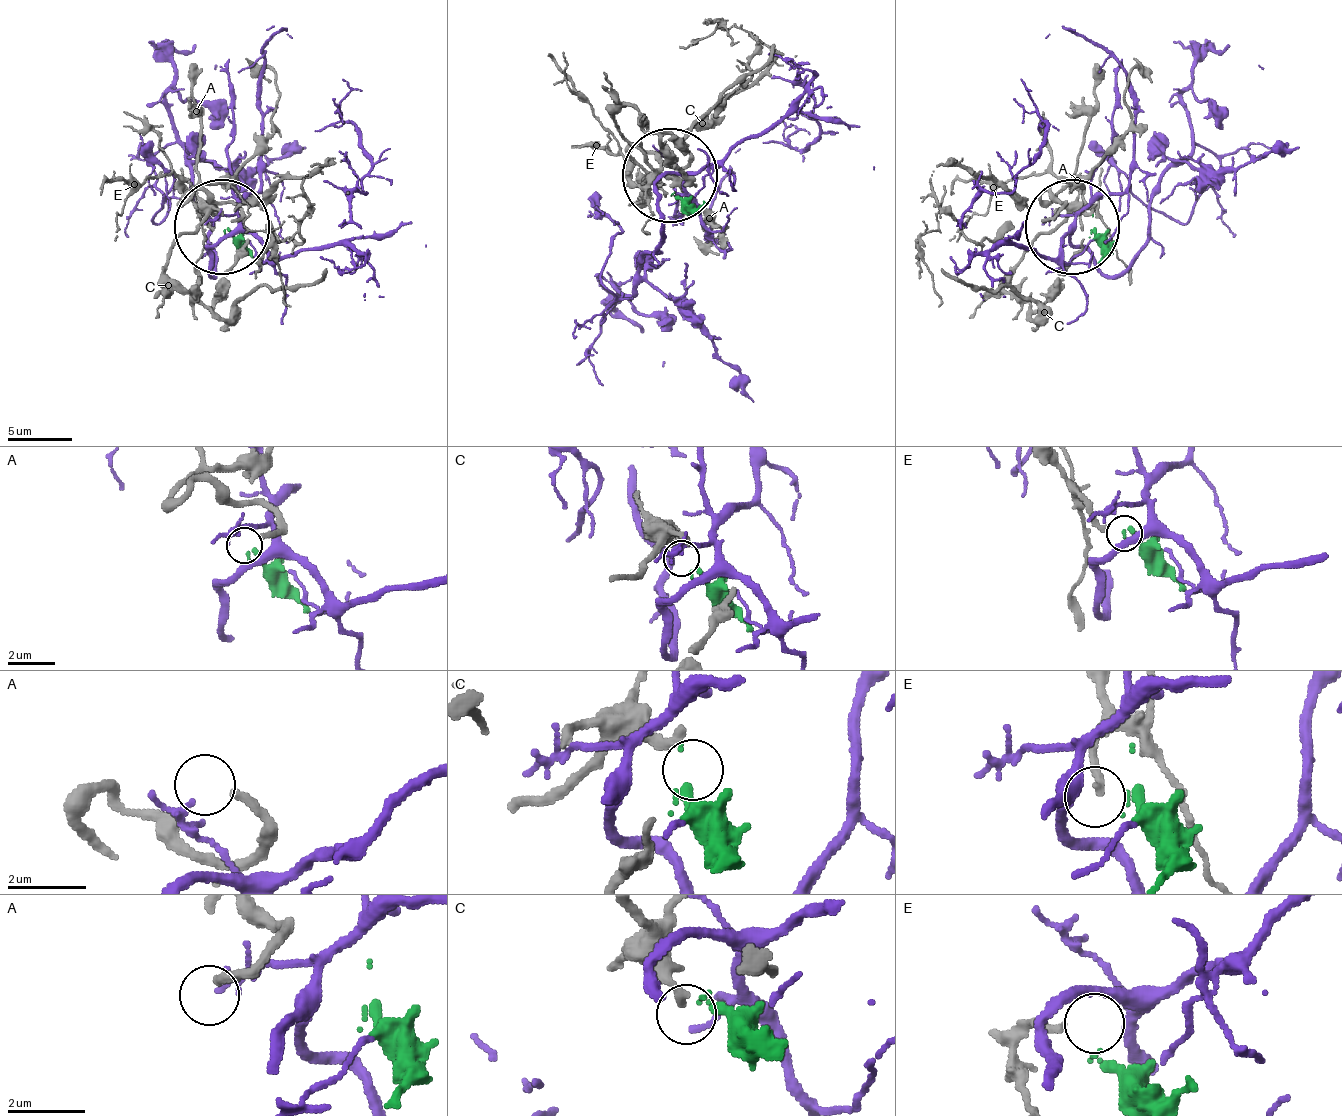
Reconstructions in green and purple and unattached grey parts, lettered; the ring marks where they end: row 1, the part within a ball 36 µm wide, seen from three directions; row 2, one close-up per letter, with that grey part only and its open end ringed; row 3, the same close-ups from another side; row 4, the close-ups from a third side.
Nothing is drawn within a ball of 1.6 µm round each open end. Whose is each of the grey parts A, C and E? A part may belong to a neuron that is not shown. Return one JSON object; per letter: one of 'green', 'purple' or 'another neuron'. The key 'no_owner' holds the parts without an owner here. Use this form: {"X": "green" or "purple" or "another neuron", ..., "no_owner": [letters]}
{"A": "another neuron", "C": "green", "E": "another neuron", "no_owner": ["A", "E"]}

